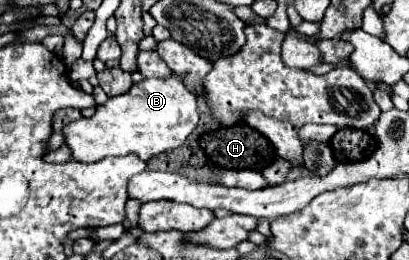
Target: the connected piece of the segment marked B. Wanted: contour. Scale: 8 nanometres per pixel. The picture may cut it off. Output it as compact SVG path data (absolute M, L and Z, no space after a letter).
M173 75L169 79L145 79L135 83L127 93L109 97L103 105L97 105L93 117L71 121L61 131L73 161L95 163L103 157L121 157L127 153L135 153L139 159L147 161L153 155L183 145L197 127L197 121L199 111L195 95L183 85L183 77Z

